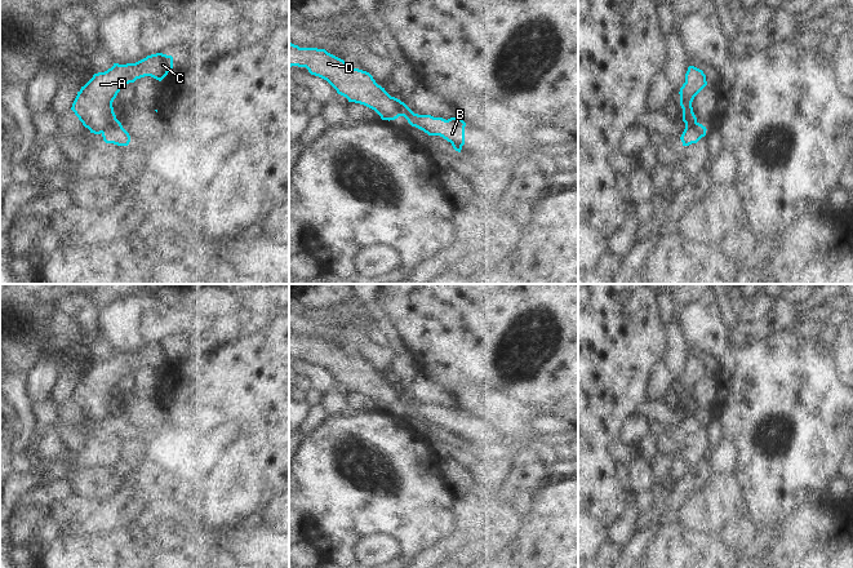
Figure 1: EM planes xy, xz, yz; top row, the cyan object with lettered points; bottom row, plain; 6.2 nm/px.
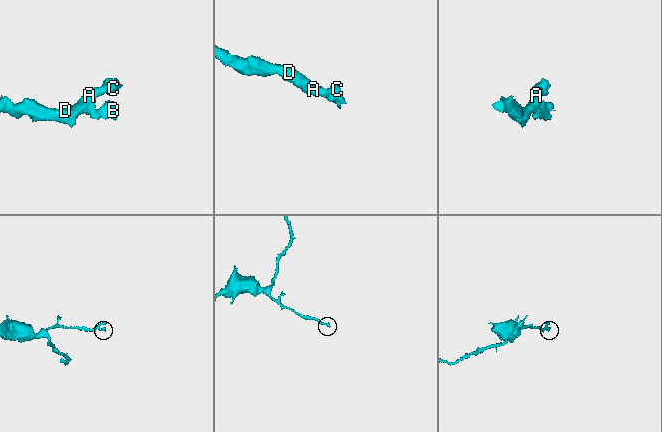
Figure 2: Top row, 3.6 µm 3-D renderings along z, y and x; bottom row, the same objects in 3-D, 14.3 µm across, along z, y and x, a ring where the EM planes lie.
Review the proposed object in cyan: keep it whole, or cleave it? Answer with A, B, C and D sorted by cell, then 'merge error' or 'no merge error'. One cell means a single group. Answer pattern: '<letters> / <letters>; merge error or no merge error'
A C D / B; merge error

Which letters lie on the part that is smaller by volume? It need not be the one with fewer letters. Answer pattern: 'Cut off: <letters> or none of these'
Cut off: B

